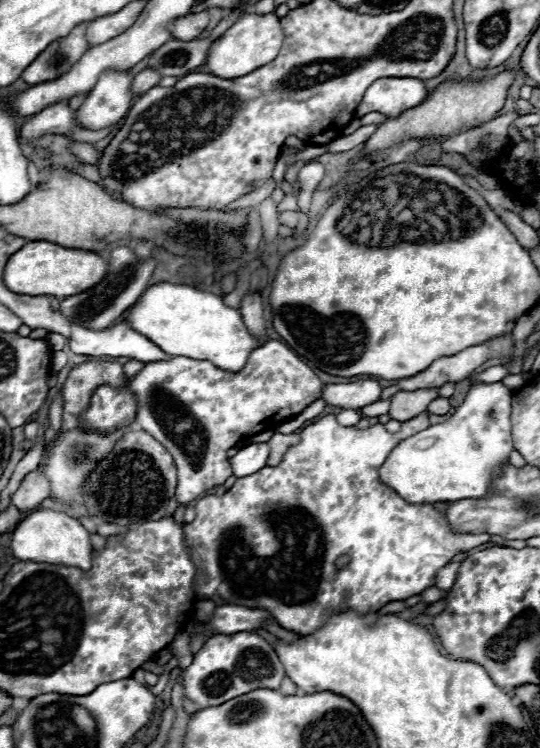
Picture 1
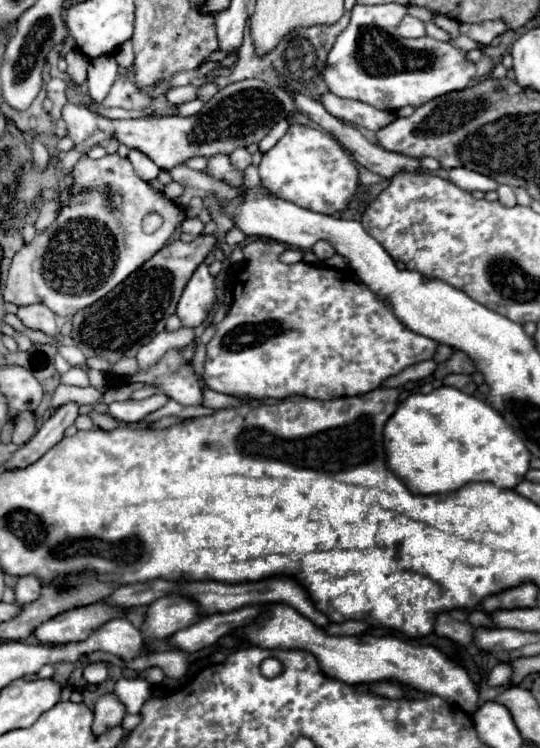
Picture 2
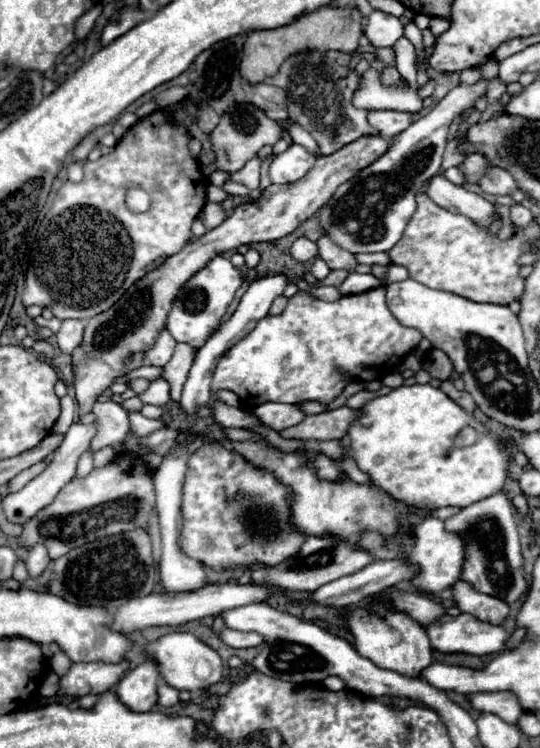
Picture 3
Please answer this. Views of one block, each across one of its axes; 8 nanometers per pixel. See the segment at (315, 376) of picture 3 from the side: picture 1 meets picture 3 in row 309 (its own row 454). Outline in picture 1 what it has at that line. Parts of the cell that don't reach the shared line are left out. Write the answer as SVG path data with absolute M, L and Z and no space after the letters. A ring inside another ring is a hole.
M424 412L424 414L418 414L418 416L414 416L414 418L410 418L410 420L406 420L406 422L402 422L402 428L400 428L400 432L386 432L386 428L382 426L382 424L374 424L374 426L370 426L370 428L366 428L366 430L358 430L358 428L352 428L352 426L340 426L338 422L336 422L336 416L322 416L322 418L318 418L314 424L310 424L310 426L306 426L302 432L300 432L300 444L296 444L296 446L292 446L286 454L284 454L284 460L278 464L278 466L274 466L274 468L270 468L270 466L264 466L262 470L258 470L258 472L254 472L254 474L250 474L250 476L246 476L246 478L238 478L236 480L236 484L224 494L224 496L204 496L204 498L200 498L198 502L196 502L196 518L194 518L194 522L190 522L190 524L186 524L184 526L184 546L188 546L188 554L190 554L190 558L192 558L192 562L194 562L194 566L196 566L196 578L194 578L194 590L196 590L196 598L206 598L206 600L214 600L214 602L218 602L216 606L224 606L224 604L238 604L238 606L248 606L248 608L262 608L262 610L268 610L268 612L272 612L272 616L278 620L278 624L282 626L282 628L286 628L286 630L292 630L292 632L298 632L298 634L312 634L312 632L316 632L320 626L324 626L324 622L328 620L328 616L330 614L336 614L336 612L348 612L348 610L352 610L352 612L356 612L356 614L368 614L368 612L376 612L376 610L380 610L384 604L388 604L388 602L392 602L392 600L404 600L404 598L410 598L410 596L414 596L414 594L420 594L422 590L426 590L426 588L430 588L430 586L434 586L434 576L436 576L436 572L442 568L442 566L446 566L450 560L452 560L452 556L456 556L456 552L460 552L460 550L472 550L472 548L476 548L476 546L480 546L480 544L484 544L484 542L488 542L490 540L490 534L478 534L478 536L474 536L474 534L458 534L458 532L454 532L452 528L450 528L450 524L444 520L444 516L442 516L442 512L438 512L434 506L430 506L430 504L408 504L406 500L402 500L392 488L388 488L386 484L382 484L380 480L378 480L378 468L384 464L384 460L388 458L388 454L392 452L392 448L400 442L400 440L404 440L404 438L408 438L408 436L412 436L412 434L416 434L416 432L420 432L420 430L426 430L430 426L430 422L428 422L428 414ZM340 556L348 556L350 558L350 562L348 562L348 566L344 566L342 570L336 566L336 560L340 558Z

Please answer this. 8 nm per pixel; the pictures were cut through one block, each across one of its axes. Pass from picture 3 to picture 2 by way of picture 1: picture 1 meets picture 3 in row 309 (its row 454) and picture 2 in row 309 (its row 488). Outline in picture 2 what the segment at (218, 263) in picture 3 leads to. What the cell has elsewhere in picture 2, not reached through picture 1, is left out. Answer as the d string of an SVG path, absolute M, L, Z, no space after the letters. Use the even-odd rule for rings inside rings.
M200 264L196 272L190 276L176 308L176 314L182 320L182 326L196 328L206 320L210 306L216 302L214 290L216 290L214 278L208 272L208 264Z

